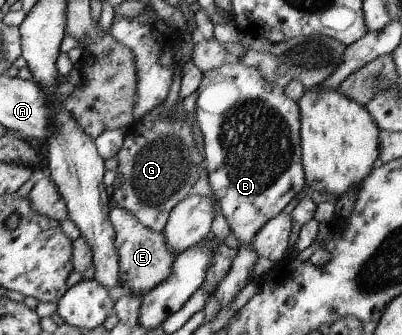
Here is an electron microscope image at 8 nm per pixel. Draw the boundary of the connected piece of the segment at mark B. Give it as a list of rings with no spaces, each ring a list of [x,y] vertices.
[[[228,60],[213,70],[202,72],[201,84],[197,86],[193,98],[189,101],[202,136],[204,168],[211,194],[227,221],[230,232],[241,243],[229,270],[211,293],[219,304],[219,310],[229,304],[253,277],[257,256],[251,250],[251,240],[255,232],[268,220],[281,213],[291,198],[297,197],[306,185],[300,157],[299,108],[296,102],[285,96],[283,90],[284,88],[263,80],[257,68],[243,66],[240,60]]]

